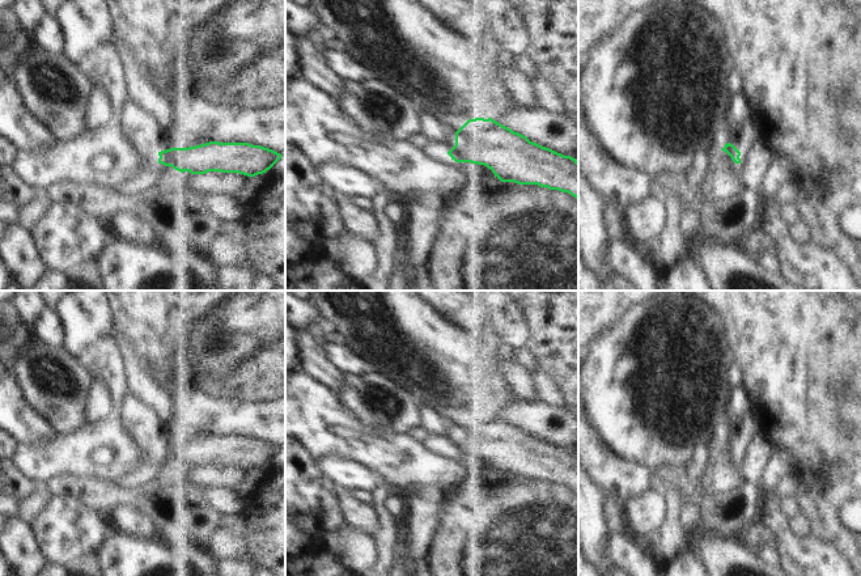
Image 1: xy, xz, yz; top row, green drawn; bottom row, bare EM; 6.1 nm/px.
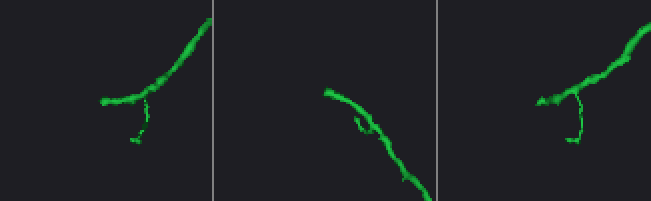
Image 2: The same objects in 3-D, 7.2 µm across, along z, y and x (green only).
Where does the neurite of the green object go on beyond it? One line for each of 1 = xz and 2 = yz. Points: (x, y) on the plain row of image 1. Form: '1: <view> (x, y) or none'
1: xz (449, 430)
2: yz (717, 470)

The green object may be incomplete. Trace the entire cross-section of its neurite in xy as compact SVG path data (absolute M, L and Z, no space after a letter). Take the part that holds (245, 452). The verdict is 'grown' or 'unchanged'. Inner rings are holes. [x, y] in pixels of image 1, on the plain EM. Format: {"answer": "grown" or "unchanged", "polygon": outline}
{"answer": "grown", "polygon": "M219 436L158 445L158 457L152 462L152 474L164 486L182 480L191 483L190 470L208 465L238 466L255 470L270 463L283 448L249 436Z"}

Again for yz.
{"answer": "grown", "polygon": "M730 436L690 461L684 477L678 482L682 501L703 495L725 494L752 473L752 463L741 456L741 445Z"}

